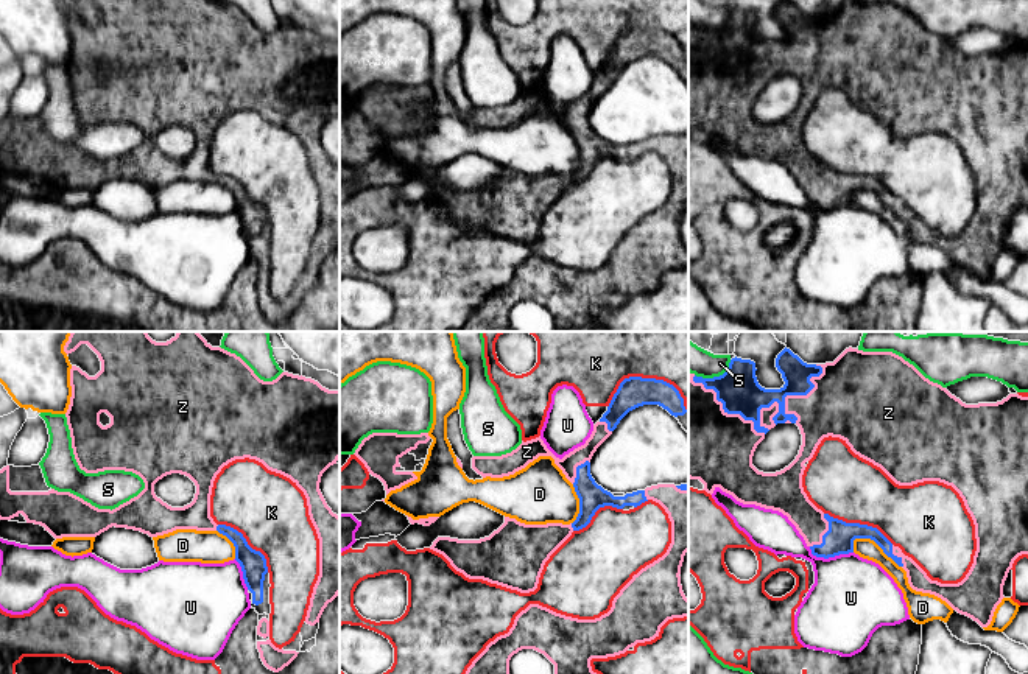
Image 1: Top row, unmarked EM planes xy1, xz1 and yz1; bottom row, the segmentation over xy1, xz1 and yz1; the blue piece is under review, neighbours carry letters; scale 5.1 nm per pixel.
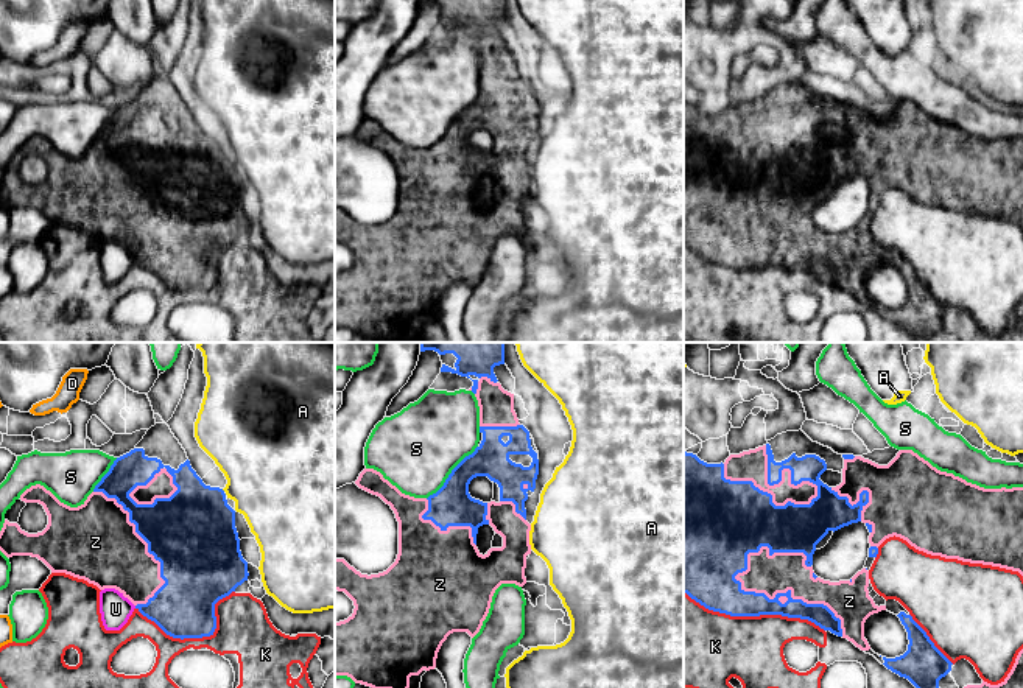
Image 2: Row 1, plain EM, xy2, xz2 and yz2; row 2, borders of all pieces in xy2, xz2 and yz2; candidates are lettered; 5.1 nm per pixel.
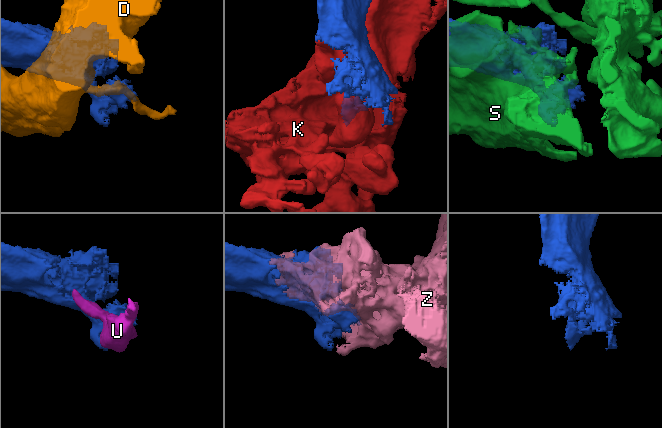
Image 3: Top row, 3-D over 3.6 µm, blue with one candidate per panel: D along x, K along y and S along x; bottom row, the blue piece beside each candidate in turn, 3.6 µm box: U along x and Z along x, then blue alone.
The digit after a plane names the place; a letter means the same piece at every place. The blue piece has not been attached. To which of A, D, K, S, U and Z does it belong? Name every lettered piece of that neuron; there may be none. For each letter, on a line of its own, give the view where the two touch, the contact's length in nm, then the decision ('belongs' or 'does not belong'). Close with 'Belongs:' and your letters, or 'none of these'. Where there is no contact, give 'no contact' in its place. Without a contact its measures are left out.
A: no contact | does not belong
D: yz1 | 300 nm | does not belong
K: yz2 | 750 nm | does not belong
S: xz2 | 380 nm | does not belong
U: yz1 | 240 nm | does not belong
Z: yz2 | 650 nm | belongs
Belongs: Z

